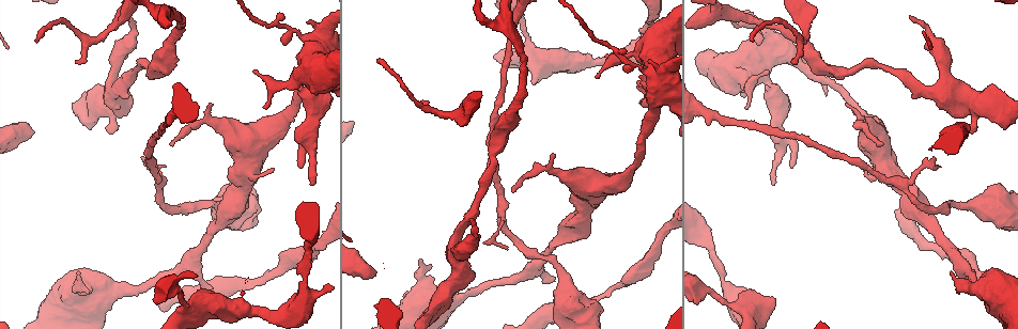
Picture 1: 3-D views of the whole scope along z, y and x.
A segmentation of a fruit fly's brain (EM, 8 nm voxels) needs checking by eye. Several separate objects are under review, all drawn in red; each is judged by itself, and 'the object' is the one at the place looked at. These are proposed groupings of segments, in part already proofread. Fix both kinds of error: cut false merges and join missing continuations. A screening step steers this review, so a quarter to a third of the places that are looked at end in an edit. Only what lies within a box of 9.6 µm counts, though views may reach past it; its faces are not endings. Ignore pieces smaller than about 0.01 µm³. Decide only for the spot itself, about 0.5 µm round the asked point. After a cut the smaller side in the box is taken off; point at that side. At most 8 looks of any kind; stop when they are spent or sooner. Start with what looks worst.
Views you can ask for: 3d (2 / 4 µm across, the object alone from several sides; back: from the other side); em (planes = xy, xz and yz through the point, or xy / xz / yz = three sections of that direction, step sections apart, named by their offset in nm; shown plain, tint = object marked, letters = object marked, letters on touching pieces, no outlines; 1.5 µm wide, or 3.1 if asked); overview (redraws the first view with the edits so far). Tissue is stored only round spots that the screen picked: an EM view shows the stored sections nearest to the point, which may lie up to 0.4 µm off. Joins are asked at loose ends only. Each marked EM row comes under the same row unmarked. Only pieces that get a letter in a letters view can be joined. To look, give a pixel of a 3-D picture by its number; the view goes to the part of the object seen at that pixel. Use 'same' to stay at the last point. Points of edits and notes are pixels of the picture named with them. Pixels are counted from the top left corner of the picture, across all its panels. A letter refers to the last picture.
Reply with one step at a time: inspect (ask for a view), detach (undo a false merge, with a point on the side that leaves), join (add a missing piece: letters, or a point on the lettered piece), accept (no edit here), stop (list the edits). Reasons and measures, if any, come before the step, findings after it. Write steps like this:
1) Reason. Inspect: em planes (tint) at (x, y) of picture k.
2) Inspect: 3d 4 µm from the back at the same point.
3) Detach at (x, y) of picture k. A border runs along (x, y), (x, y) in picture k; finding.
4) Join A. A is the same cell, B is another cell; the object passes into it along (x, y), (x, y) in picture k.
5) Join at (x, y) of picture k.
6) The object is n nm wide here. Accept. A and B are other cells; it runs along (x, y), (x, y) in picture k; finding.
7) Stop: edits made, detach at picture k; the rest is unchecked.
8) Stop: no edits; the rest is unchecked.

End of a long branch. Inspect: 3d 4 µm at (909, 16) of picture 1.

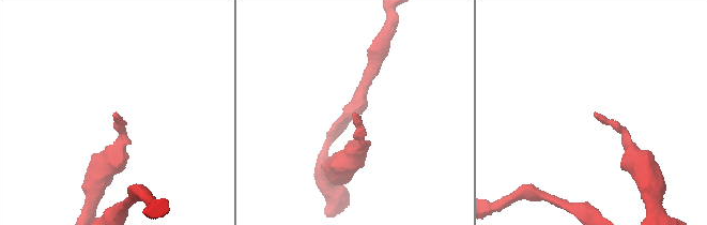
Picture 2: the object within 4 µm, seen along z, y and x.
Need the tissue. Inspect: em xz step 4 (letters) at (357, 114) of picture 2.

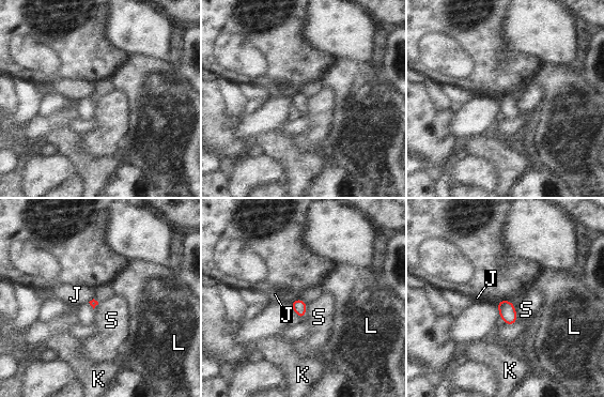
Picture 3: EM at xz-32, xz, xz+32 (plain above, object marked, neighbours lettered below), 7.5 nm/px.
Inspect: em planes (letters) at the same point.

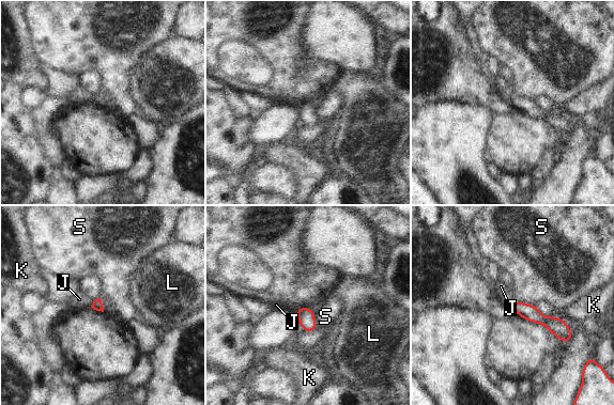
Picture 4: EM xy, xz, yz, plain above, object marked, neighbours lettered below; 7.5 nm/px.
The longest contact is with S, 180 nm. Accept. J, K, L and S are other cells; none of them fits.

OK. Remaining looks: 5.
An open end. Inspect: em xz step 8 (letters) at (307, 22) of picture 1.

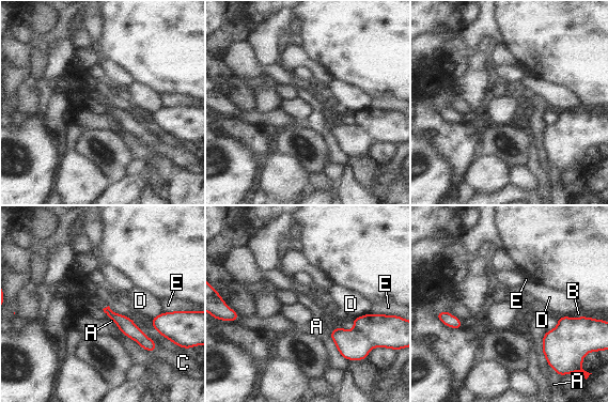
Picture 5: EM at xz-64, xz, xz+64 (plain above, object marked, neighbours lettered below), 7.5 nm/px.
Accept. A, B, C, D and E are other cells; a border runs along (328, 331), (338, 352), (347, 361) in picture 5; no lettered piece goes on from it.

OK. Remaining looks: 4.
An open end. Inspect: 3d 2 µm at (744, 108) of picture 1.

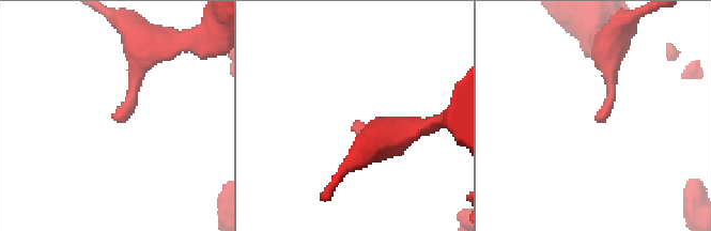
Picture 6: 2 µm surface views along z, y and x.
Shape alone is not enough. Inspect: em planes (letters) at (597, 117) of picture 6.

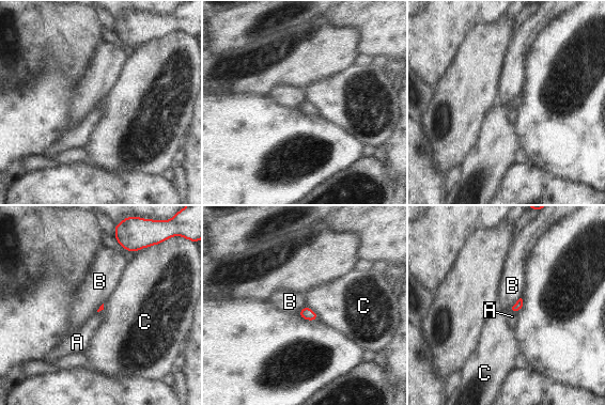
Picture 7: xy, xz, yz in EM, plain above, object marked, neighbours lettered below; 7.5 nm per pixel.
Join A. A is the same cell, B and C are other cells; the object passes into it along (516, 307), (513, 311), (512, 316) in picture 7; the neuron continues.

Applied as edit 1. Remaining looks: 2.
Stop: edits made, join at picture 7; the rest is unchecked.

